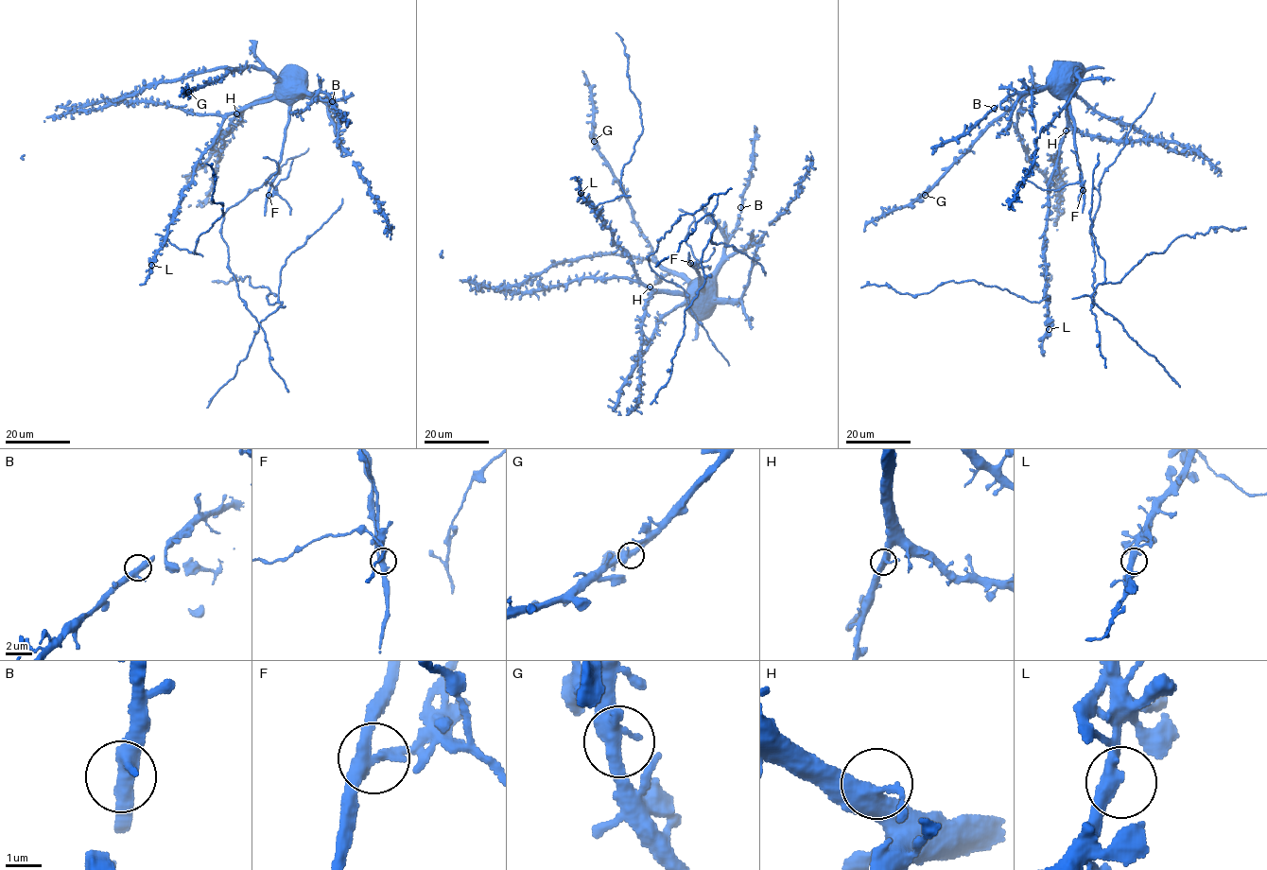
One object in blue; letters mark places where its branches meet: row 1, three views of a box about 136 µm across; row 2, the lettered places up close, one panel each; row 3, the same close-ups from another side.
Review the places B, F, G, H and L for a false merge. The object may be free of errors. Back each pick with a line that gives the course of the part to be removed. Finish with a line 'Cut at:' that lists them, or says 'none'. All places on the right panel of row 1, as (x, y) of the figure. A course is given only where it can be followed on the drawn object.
F: foreign part runs (1084, 190), (1076, 182), (1057, 190), (1040, 189), (1025, 179), (1017, 184)
Cut at: F

